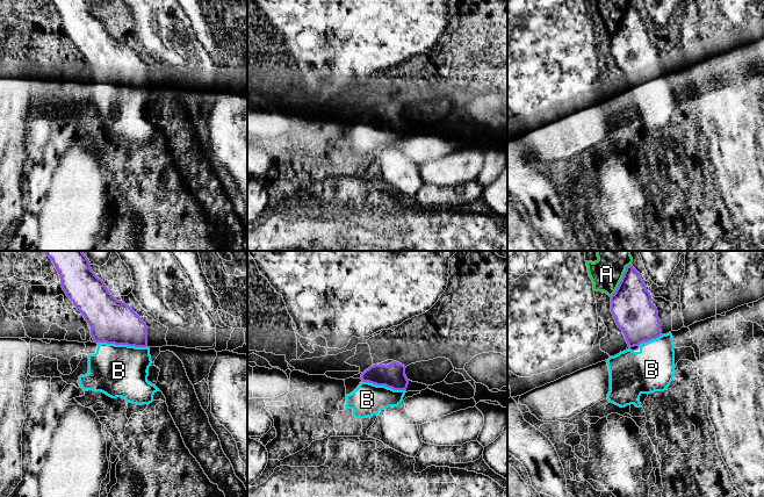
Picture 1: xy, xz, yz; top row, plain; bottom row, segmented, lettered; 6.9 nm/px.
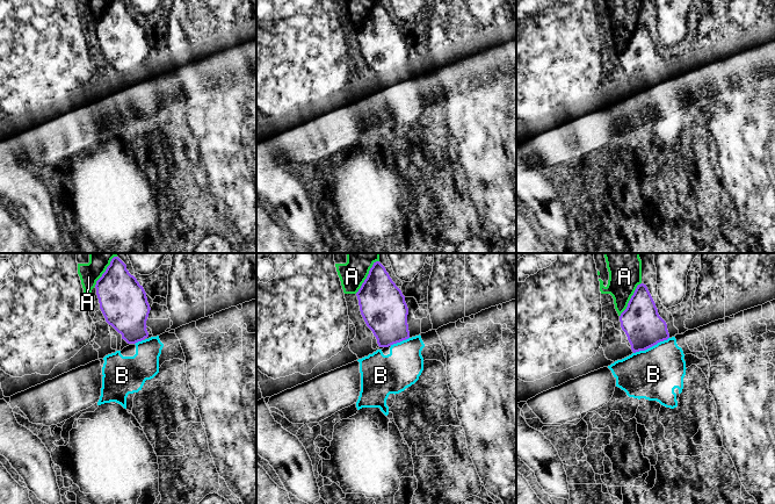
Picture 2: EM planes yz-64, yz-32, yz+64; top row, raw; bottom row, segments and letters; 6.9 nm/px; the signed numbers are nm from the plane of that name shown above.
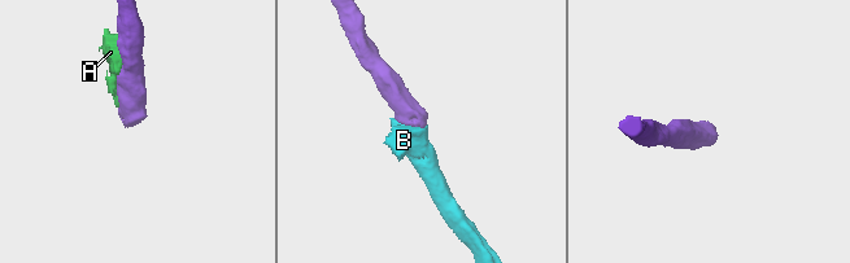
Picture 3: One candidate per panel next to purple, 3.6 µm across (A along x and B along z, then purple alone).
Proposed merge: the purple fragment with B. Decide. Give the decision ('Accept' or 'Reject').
Accept

